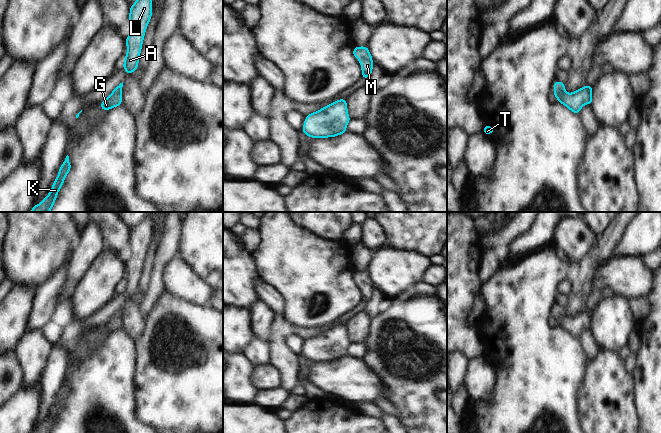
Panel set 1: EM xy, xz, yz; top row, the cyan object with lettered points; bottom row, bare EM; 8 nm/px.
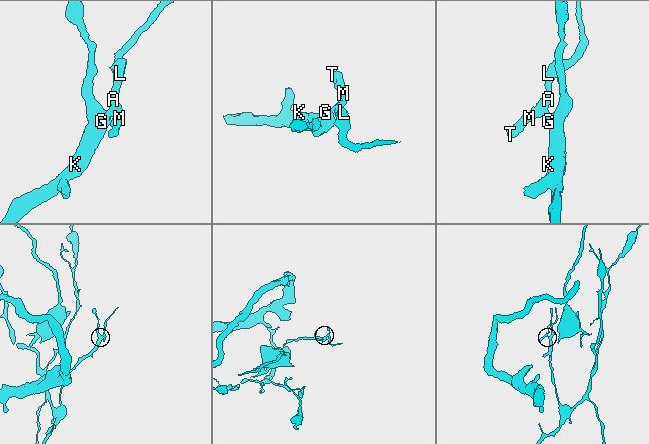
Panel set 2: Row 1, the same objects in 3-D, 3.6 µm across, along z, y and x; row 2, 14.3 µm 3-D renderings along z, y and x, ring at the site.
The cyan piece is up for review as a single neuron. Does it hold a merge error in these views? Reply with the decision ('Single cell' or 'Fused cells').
Single cell

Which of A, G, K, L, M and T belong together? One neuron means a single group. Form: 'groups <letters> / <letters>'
groups A G K L M T

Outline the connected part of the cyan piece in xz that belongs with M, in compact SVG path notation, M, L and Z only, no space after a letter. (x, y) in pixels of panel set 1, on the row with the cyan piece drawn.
M367 46L355 47L352 52L353 57L358 56L358 61L362 64L362 78L367 79L372 72L373 61Z

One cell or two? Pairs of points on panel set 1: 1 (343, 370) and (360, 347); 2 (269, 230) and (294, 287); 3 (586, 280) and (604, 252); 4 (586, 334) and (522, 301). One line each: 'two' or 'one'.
1: two
2: one
3: one
4: two

